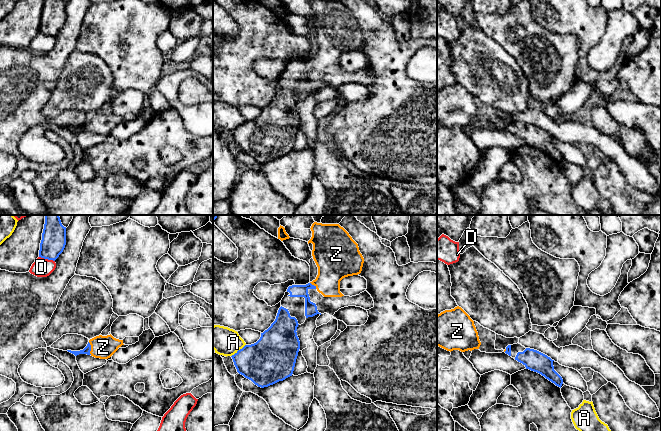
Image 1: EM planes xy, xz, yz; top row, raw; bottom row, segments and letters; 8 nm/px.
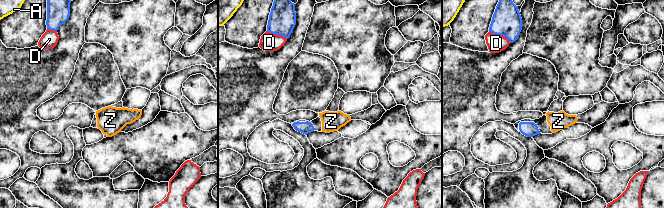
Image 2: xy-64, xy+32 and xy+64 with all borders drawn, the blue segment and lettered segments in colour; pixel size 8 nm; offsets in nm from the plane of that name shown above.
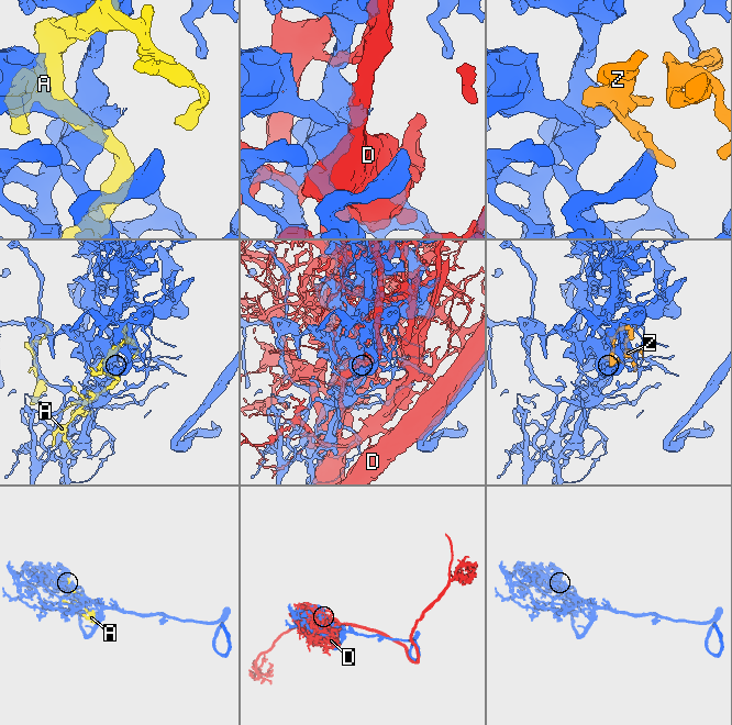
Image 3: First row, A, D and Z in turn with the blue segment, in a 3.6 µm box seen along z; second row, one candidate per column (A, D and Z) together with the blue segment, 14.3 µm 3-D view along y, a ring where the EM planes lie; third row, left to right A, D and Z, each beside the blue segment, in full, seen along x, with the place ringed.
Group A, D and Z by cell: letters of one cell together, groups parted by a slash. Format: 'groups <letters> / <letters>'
groups A / D / Z

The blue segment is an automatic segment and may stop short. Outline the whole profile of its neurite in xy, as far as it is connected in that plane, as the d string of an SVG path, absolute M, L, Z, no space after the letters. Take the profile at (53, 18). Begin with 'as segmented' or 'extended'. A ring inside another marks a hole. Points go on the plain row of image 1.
as segmented | M44 0L39 33L55 37L66 21L66 3L62 0Z

